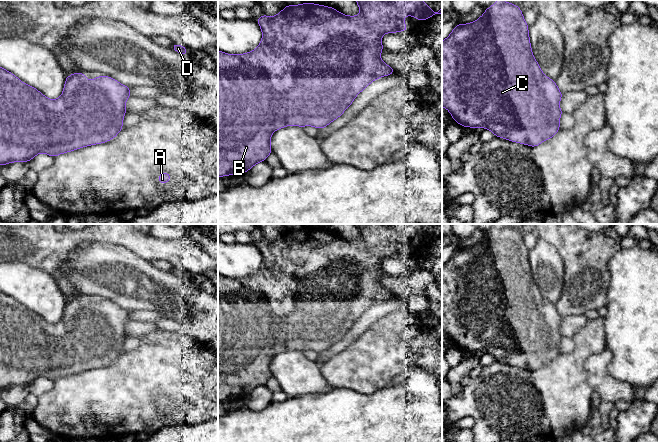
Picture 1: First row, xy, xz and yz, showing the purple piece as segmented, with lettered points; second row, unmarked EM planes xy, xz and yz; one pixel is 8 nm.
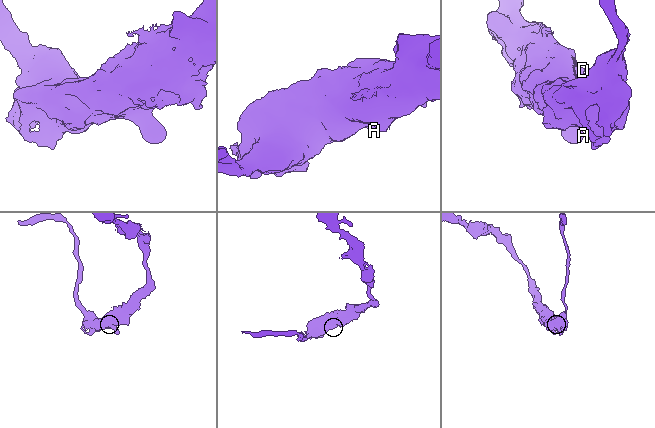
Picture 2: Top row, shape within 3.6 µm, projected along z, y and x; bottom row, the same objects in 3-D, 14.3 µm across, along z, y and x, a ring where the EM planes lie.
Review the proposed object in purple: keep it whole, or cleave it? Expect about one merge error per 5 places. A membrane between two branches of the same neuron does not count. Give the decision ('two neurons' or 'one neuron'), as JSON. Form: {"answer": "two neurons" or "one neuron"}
{"answer": "one neuron"}

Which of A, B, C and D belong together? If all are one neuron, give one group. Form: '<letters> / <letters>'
A B C D

